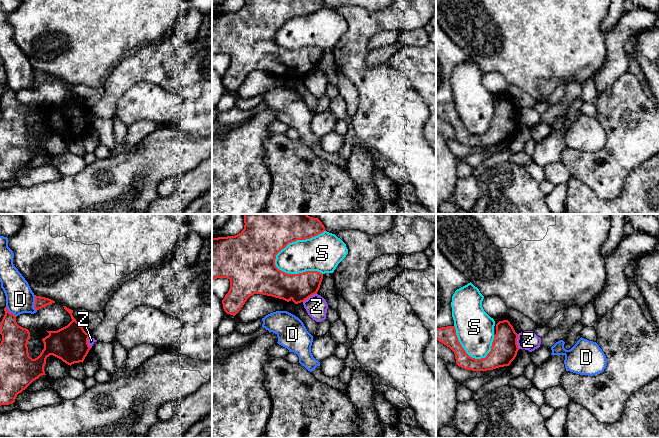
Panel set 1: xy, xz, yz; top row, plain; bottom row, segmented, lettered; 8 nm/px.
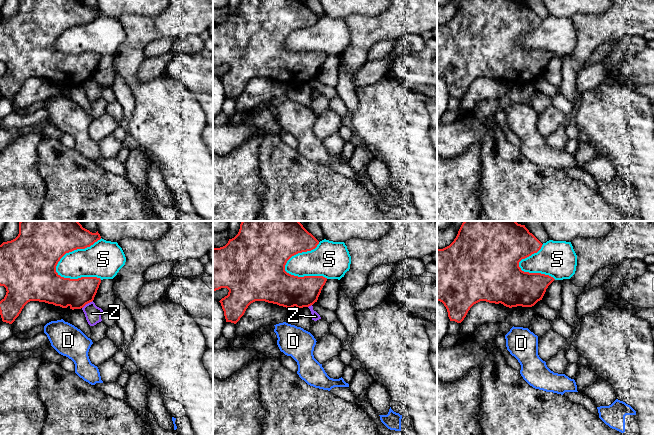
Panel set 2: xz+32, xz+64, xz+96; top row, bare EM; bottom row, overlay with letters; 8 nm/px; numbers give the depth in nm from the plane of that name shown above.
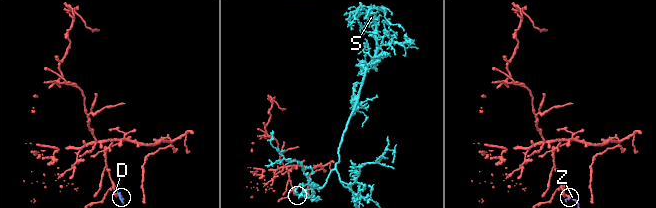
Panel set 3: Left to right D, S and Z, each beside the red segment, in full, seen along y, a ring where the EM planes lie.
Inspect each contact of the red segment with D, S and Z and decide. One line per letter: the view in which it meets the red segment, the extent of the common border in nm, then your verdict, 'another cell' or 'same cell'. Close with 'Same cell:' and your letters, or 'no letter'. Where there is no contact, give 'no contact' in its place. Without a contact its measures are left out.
D: xy | 130 nm | another cell
S: xz | 500 nm | another cell
Z: yz | 120 nm | another cell
Same cell: no letter

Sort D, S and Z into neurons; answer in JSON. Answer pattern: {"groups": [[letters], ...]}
{"groups": [["D"], ["S"], ["Z"]]}

